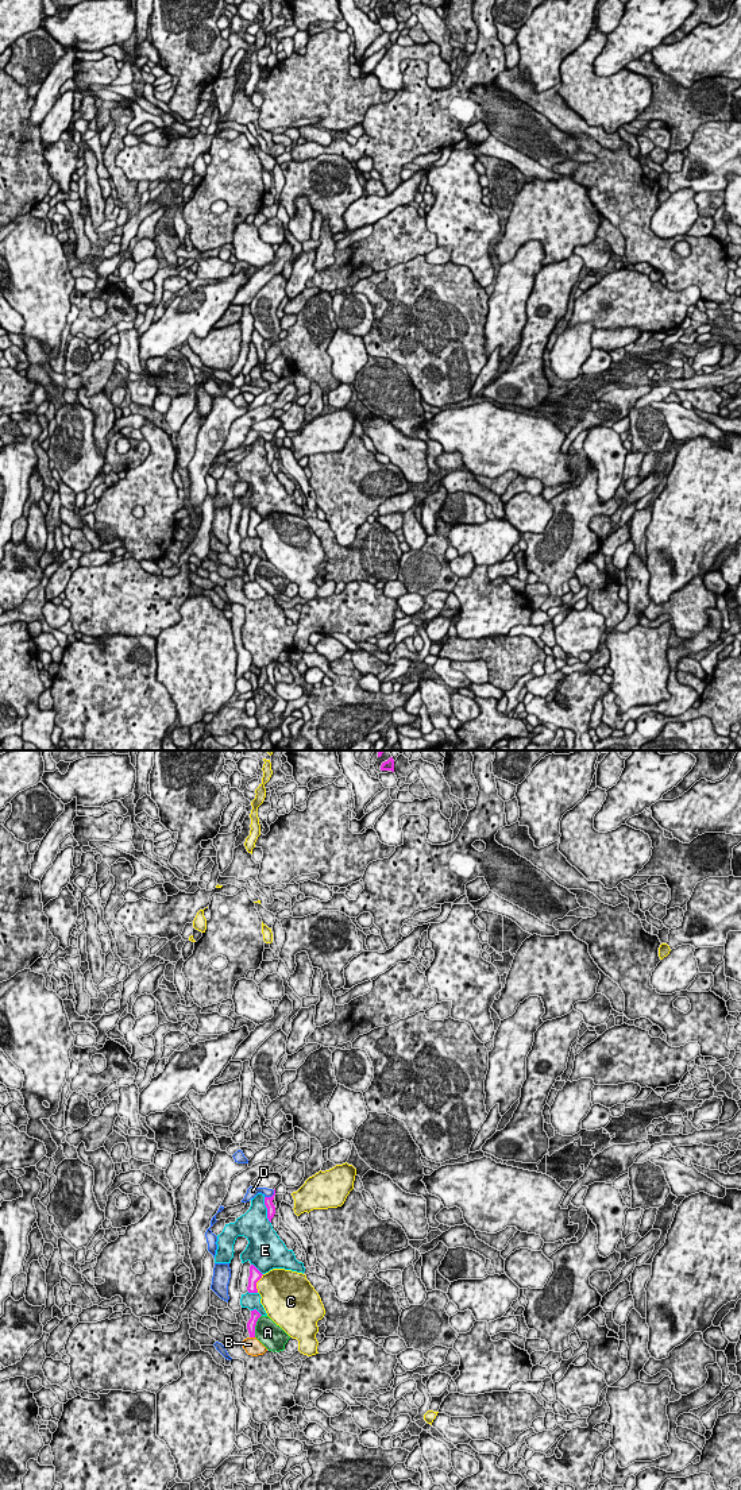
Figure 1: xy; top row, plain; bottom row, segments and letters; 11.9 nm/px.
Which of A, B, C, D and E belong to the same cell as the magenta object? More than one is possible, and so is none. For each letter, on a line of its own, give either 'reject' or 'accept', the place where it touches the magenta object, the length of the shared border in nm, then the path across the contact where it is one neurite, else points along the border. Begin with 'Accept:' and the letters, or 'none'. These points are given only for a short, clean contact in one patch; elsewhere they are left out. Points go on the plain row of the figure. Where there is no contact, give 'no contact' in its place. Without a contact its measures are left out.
Accept: none
A: reject | xy (255, 568) | 280 nm | along xy (261, 559), (254, 581)
B: reject | xy (253, 581) | 70 nm
C: reject | xy (255, 528) | 240 nm
D: reject | xy (271, 440) | 150 nm | along xy (274, 435), (270, 440), (265, 442)
E: reject | xy (267, 455) | 340 nm

